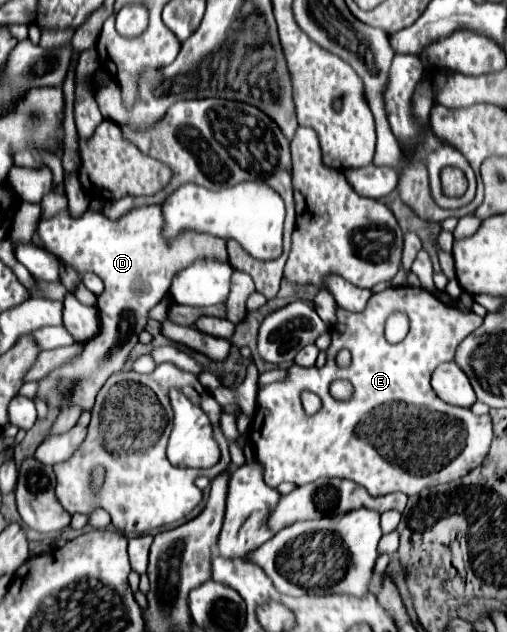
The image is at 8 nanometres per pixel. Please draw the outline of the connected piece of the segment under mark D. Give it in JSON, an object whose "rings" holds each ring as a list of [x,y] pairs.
{"rings":[[[142,206],[132,210],[130,214],[126,214],[122,220],[112,222],[106,216],[102,216],[100,212],[90,212],[86,210],[82,218],[70,218],[68,210],[62,210],[60,214],[56,214],[56,218],[46,218],[38,224],[38,234],[44,240],[46,248],[62,262],[70,264],[78,274],[80,272],[94,272],[98,274],[104,284],[106,284],[106,296],[100,296],[100,330],[94,338],[90,338],[82,352],[74,358],[70,358],[68,362],[64,362],[62,366],[50,370],[44,378],[40,378],[38,390],[34,394],[34,400],[40,398],[46,402],[46,406],[52,408],[64,408],[64,406],[80,406],[82,412],[90,410],[94,406],[94,398],[98,394],[98,390],[104,386],[104,382],[120,372],[132,352],[132,348],[138,342],[138,334],[144,330],[146,322],[148,322],[148,312],[150,308],[154,308],[160,298],[170,290],[170,282],[176,276],[176,272],[184,270],[190,262],[196,262],[200,258],[214,258],[220,262],[226,262],[228,254],[226,254],[226,242],[222,238],[216,238],[212,234],[204,234],[204,232],[180,232],[180,238],[172,238],[172,240],[164,240],[162,236],[162,228],[164,228],[164,214],[160,206]]]}

